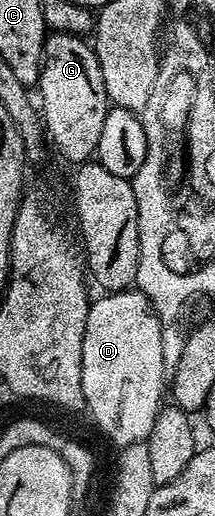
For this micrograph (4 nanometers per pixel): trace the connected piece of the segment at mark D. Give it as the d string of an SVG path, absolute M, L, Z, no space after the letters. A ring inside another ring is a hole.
M107 292L100 300L90 301L81 350L81 386L87 399L86 411L91 411L96 426L116 446L142 444L151 435L153 422L157 422L157 414L165 400L165 385L161 366L161 326L144 292Z

